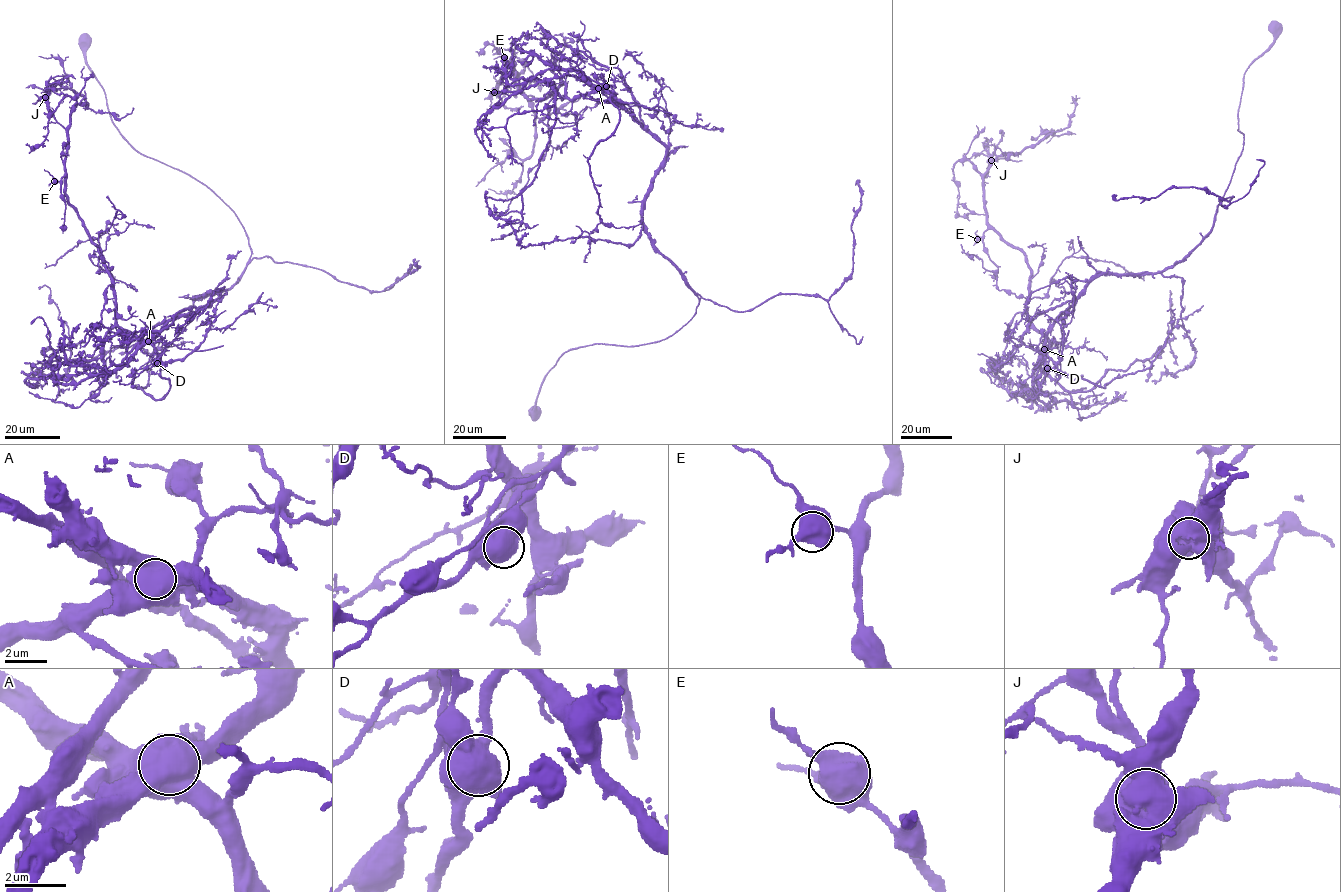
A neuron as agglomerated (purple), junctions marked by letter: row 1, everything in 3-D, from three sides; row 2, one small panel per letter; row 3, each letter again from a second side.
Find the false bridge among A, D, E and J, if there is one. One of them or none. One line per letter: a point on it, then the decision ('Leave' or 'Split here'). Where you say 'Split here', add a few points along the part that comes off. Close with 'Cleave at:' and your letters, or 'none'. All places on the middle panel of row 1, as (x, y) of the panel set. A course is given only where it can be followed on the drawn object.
A: Place: (598, 88). Split here. Course of the part to remove: (598, 88), (665, 147), (643, 223), (699, 303), (692, 318), (659, 341), (565, 352), (544, 379), (533, 414)
D: Place: (606, 86). Leave
E: Place: (504, 57). Leave
J: Place: (494, 92). Leave
Cleave at: A

